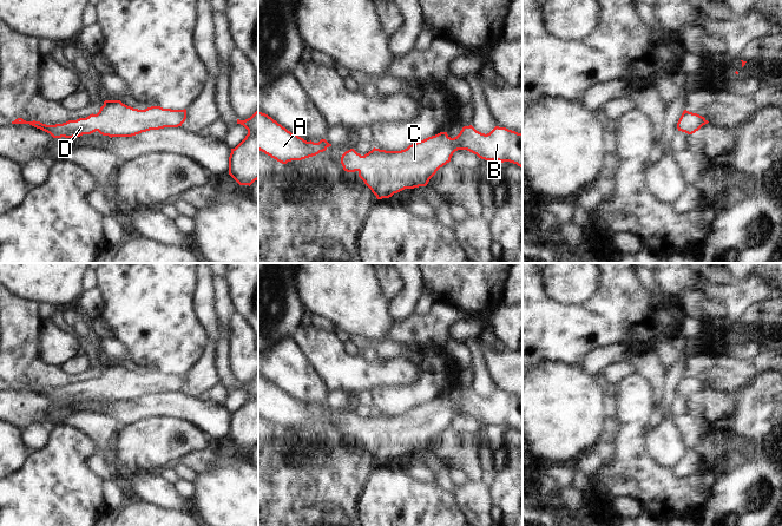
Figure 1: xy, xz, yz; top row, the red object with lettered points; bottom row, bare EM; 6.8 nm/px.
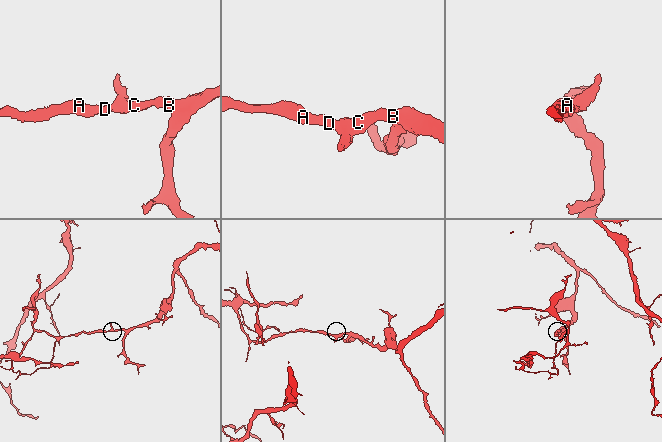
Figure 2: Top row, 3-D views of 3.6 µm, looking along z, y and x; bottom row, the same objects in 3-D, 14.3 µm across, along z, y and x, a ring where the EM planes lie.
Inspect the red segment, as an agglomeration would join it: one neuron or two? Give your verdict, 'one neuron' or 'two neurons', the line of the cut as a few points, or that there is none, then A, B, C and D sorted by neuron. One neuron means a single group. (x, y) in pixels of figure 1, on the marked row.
one neuron; no cut; A B C D

